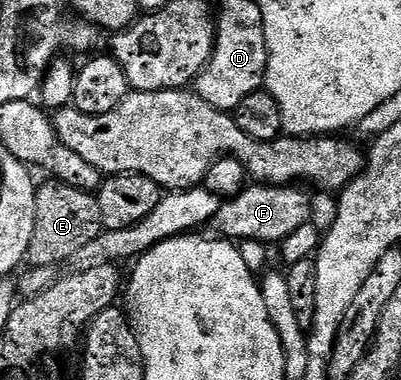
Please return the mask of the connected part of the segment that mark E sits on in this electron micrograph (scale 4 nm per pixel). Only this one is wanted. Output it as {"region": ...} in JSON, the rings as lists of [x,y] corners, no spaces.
{"region":[[[60,182],[41,184],[35,198],[35,234],[31,234],[31,246],[27,264],[29,268],[56,269],[57,264],[72,261],[87,246],[87,242],[95,242],[101,231],[99,218],[99,202],[92,192],[84,192],[75,186],[67,186]]]}

